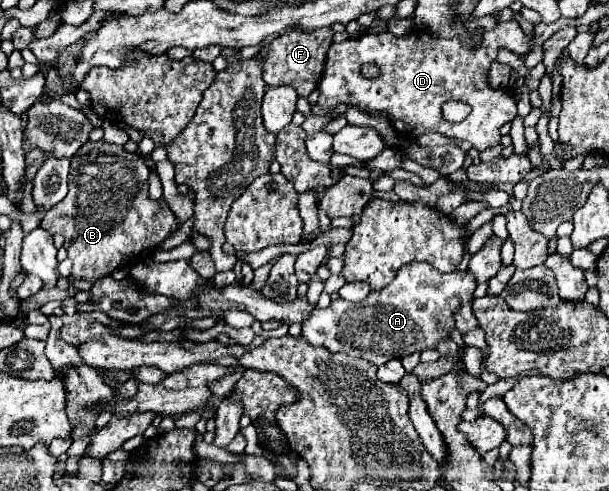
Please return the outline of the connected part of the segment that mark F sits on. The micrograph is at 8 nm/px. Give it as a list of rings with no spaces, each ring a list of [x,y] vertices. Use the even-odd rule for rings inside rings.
[[[319,28],[315,32],[285,32],[279,38],[275,38],[271,44],[263,46],[257,58],[263,62],[265,84],[267,86],[287,84],[293,86],[299,96],[309,96],[319,86],[331,38],[333,38],[331,28]]]

